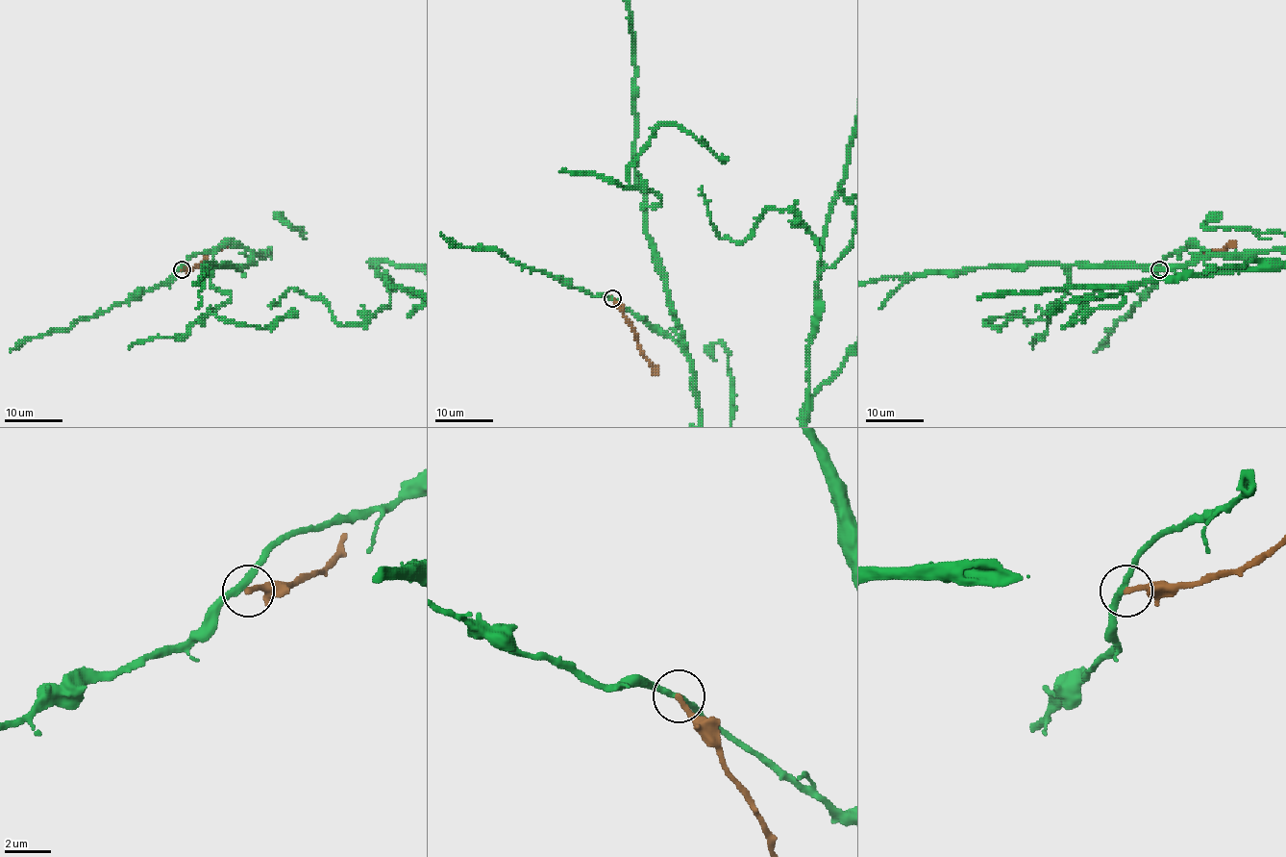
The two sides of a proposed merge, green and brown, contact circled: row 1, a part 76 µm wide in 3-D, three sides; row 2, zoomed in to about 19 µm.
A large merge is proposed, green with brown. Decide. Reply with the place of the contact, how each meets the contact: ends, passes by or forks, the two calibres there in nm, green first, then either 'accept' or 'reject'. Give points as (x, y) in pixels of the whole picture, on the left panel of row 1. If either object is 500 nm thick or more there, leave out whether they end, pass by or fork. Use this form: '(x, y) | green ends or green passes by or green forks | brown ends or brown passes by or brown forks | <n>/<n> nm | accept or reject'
(182, 269) | green passes by | brown ends | 280/240 nm | reject

